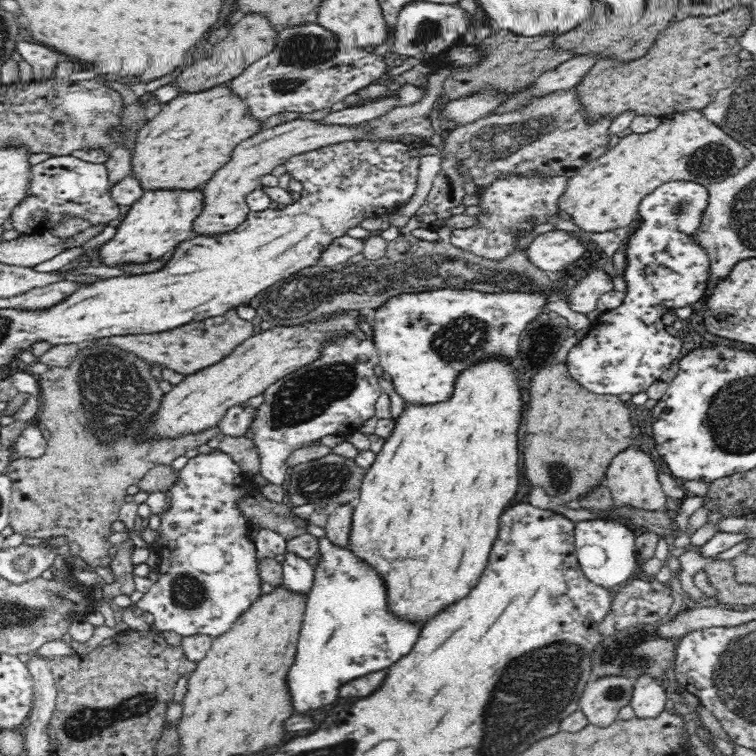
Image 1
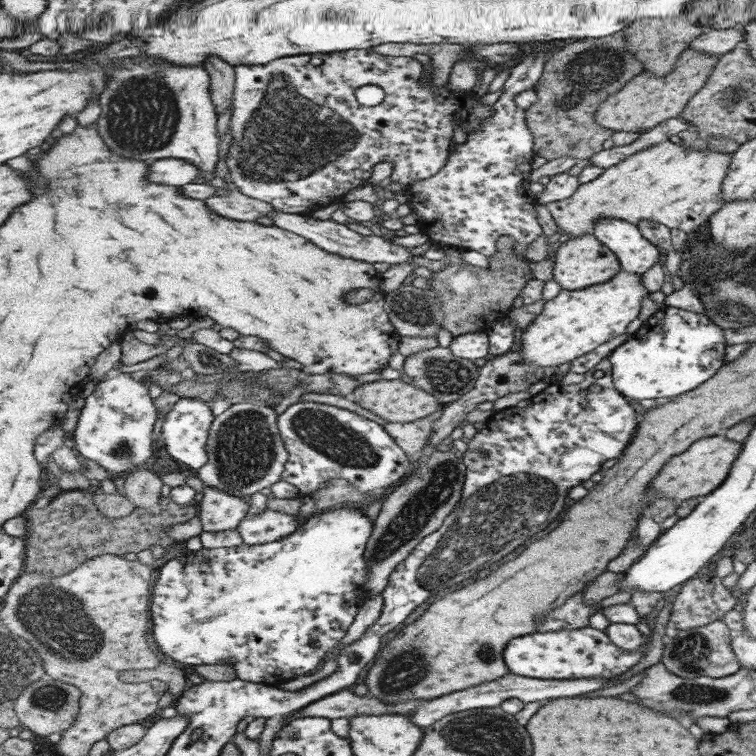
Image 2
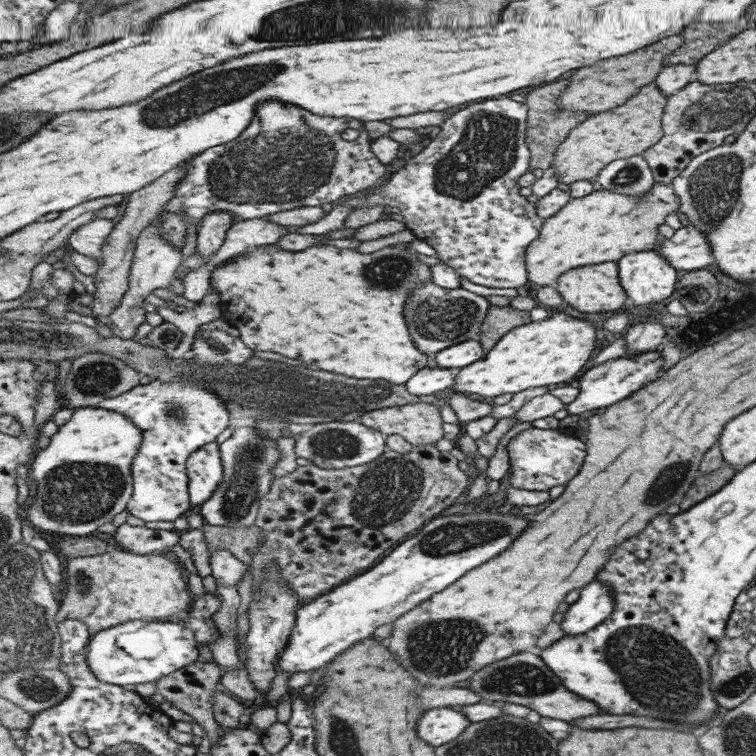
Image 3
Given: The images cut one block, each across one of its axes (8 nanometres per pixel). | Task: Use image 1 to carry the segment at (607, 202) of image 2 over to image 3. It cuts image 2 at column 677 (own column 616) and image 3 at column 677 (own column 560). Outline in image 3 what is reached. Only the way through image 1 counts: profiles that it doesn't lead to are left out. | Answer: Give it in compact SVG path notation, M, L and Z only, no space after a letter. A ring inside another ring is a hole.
M653 182L651 190L641 196L633 198L627 194L617 194L611 190L597 190L585 198L572 198L571 202L552 218L545 220L541 236L528 249L525 261L528 264L528 280L535 282L542 287L559 282L561 274L571 271L574 268L588 267L594 264L619 262L633 252L652 251L659 243L659 227L664 224L668 214L676 212L680 207L679 198L673 193L672 184L659 184Z

